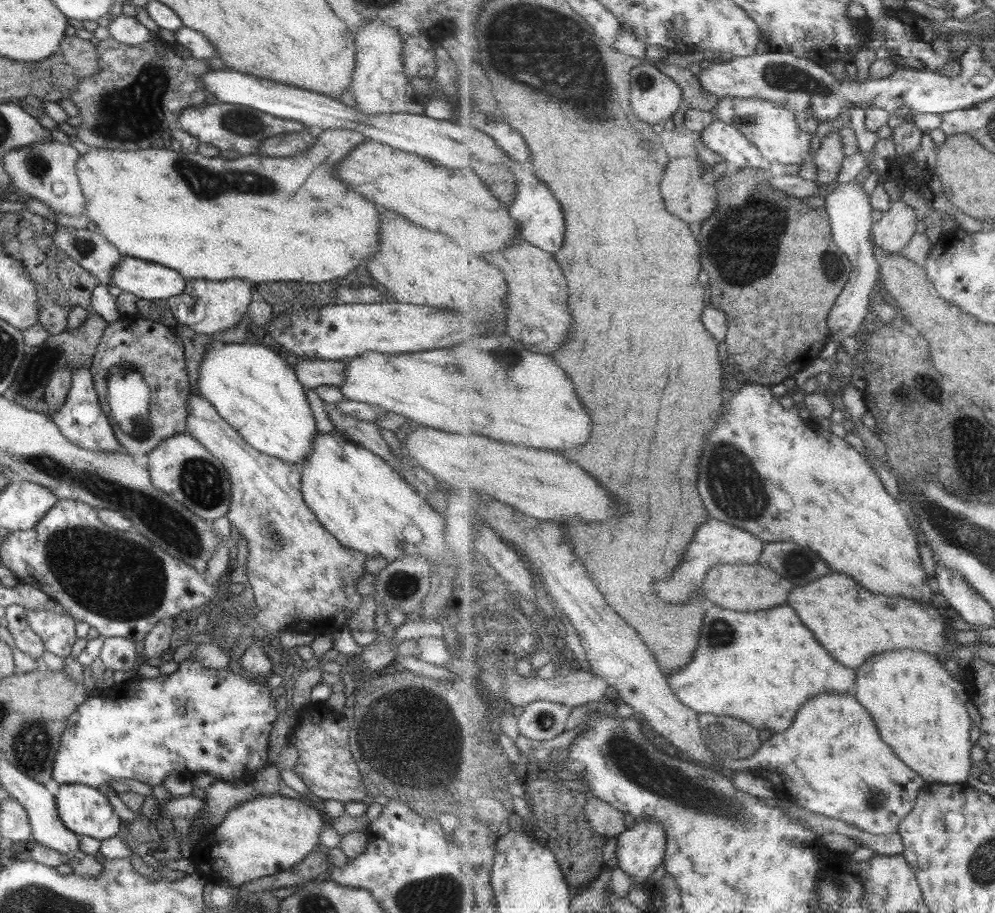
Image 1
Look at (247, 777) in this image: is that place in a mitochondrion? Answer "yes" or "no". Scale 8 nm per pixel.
no

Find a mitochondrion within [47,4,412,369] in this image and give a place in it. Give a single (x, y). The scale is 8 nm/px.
(136, 115)

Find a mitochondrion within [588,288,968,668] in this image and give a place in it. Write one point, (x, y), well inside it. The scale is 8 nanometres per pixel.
(741, 491)

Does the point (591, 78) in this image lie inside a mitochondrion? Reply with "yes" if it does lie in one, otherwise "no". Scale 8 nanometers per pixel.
yes

